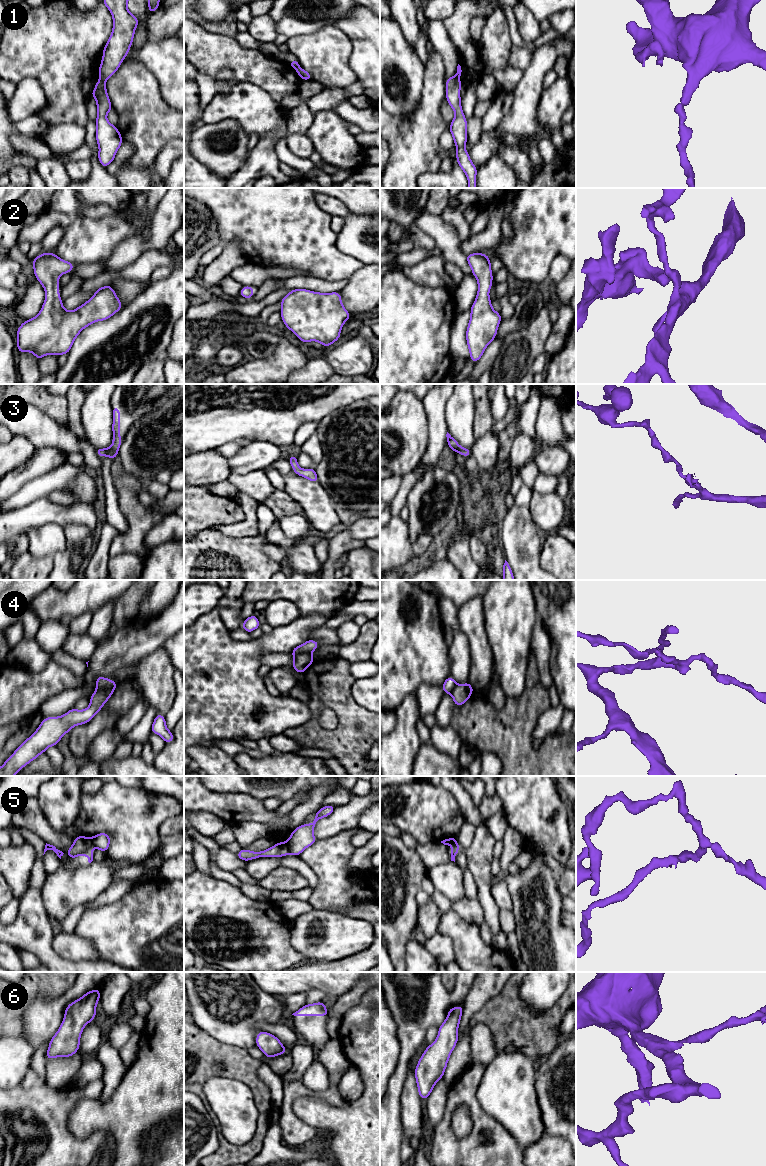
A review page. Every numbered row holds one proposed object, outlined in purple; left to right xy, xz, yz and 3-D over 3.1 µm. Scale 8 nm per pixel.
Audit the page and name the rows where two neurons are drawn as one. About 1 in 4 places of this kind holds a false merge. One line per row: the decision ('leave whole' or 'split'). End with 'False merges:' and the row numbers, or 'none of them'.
1: split
2: leave whole
3: leave whole
4: split
5: split
6: leave whole
False merges: 1, 4, 5

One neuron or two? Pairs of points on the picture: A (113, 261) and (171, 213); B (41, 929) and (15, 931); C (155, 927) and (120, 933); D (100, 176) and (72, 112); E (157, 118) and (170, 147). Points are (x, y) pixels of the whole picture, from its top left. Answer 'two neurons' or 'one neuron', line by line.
A: one neuron
B: one neuron
C: one neuron
D: two neurons
E: two neurons

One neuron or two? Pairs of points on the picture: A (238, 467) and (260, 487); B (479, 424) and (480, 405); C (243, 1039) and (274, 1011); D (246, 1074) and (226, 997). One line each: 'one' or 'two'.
A: two
B: one
C: one
D: two

